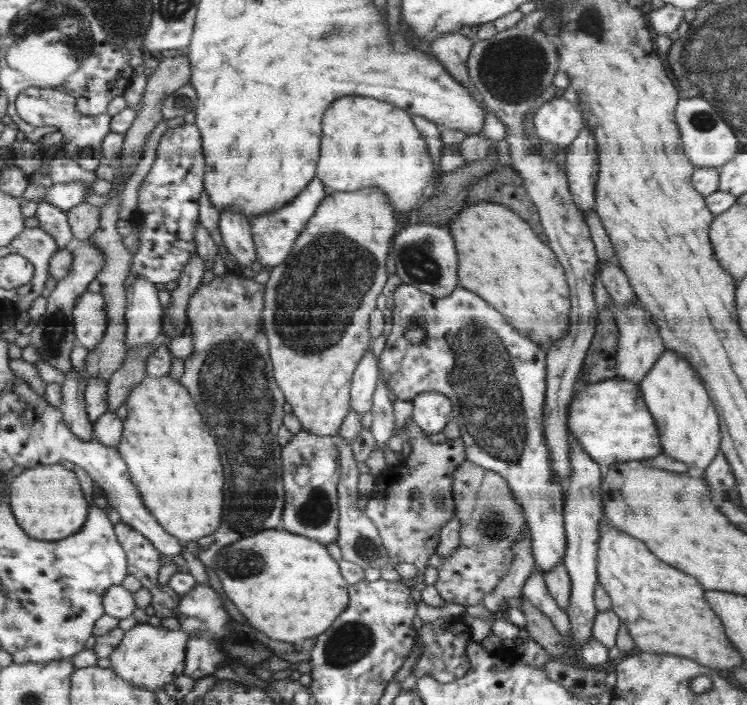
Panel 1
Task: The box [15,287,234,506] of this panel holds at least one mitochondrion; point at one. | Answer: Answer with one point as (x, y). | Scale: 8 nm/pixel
(55, 329)

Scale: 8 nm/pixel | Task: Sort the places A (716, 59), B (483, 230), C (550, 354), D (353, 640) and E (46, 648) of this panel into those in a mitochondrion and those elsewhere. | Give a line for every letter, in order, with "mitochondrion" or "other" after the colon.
A: mitochondrion
B: other
C: other
D: mitochondrion
E: other

